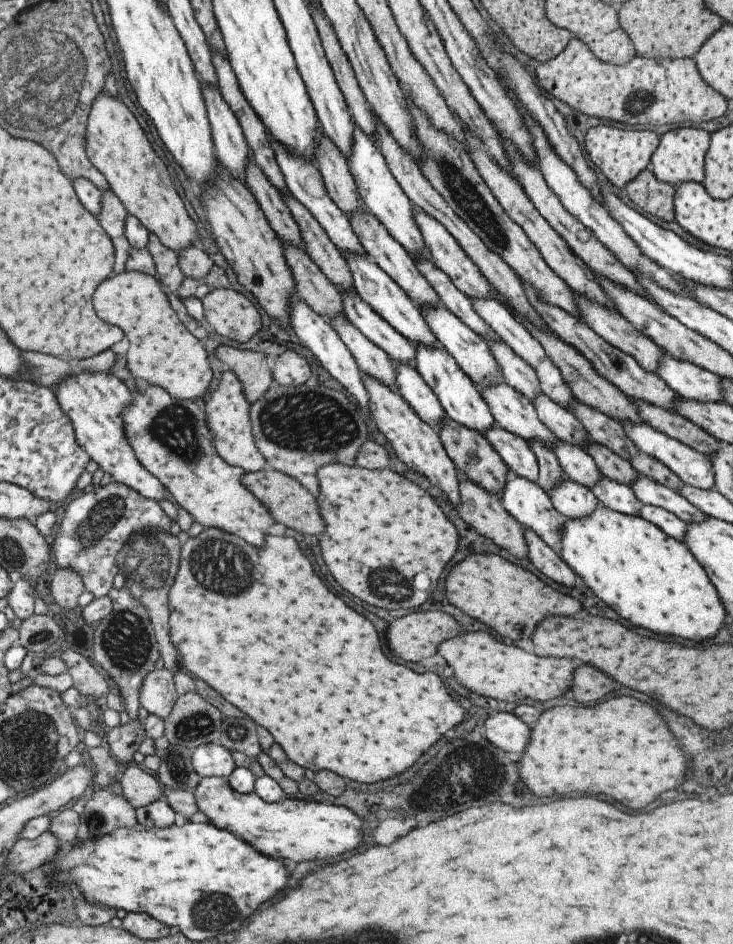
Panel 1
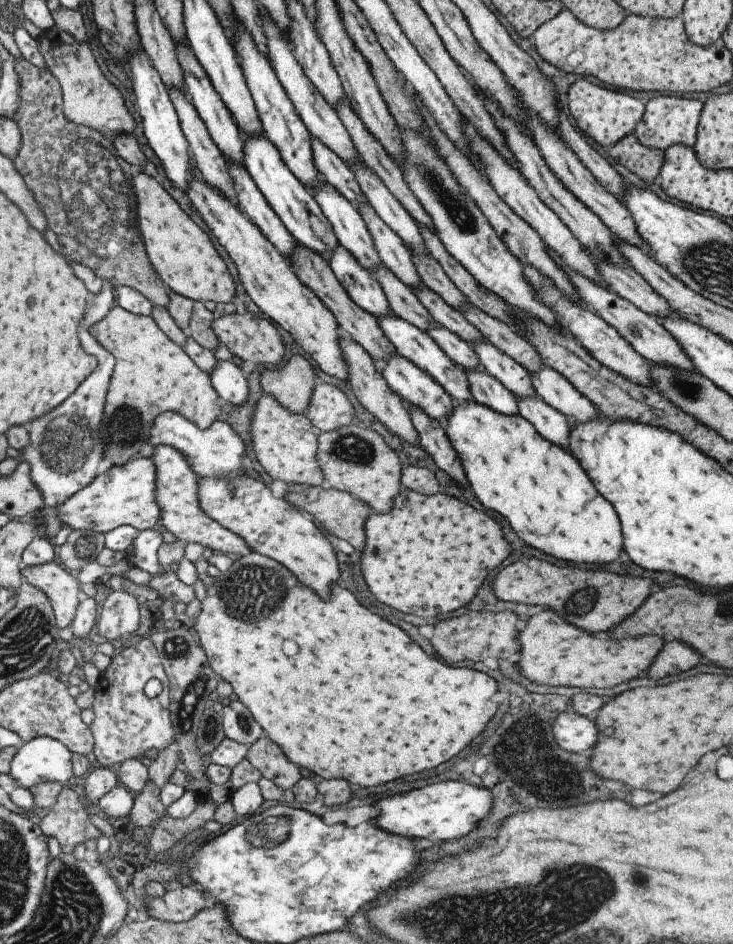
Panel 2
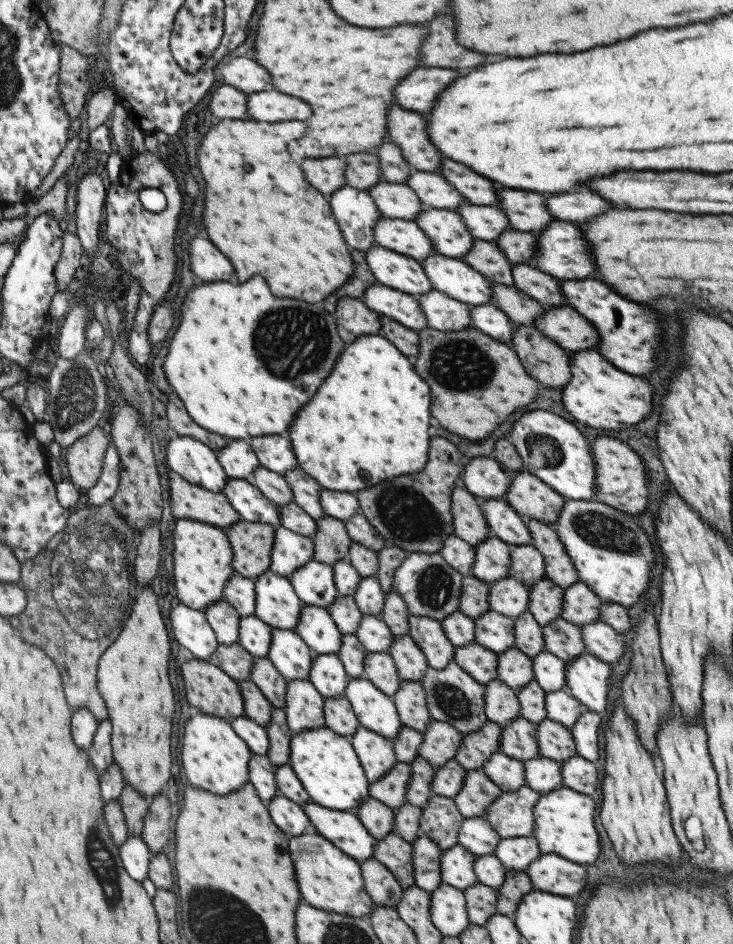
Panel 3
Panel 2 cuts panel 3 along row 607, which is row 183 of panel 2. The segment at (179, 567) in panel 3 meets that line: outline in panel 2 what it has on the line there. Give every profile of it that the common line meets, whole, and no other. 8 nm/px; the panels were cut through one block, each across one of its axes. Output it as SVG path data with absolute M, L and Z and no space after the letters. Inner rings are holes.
M197 174L190 180L186 194L192 201L197 213L202 216L212 234L228 252L239 272L242 286L254 304L266 314L270 320L280 324L292 338L302 346L306 354L314 358L321 370L348 382L348 364L342 358L342 346L338 344L343 331L340 329L334 314L324 306L324 303L297 277L291 263L284 258L274 245L254 226L245 212L224 198L218 190L208 186Z

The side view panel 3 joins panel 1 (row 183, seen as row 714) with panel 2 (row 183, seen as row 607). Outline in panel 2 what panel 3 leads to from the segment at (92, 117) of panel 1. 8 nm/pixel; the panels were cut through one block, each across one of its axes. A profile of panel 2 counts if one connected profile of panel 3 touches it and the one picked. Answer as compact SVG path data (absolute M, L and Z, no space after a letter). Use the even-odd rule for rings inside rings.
M139 172L134 176L133 182L137 198L139 232L148 258L165 286L193 301L233 301L236 297L236 285L210 237L184 213L180 204L166 192L156 178Z

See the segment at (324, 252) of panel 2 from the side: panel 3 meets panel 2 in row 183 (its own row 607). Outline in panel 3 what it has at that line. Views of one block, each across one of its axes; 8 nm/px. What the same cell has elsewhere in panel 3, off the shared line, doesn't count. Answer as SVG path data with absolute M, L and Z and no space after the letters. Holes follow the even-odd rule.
M270 570L255 581L255 615L271 627L295 630L304 603L296 594L289 578Z

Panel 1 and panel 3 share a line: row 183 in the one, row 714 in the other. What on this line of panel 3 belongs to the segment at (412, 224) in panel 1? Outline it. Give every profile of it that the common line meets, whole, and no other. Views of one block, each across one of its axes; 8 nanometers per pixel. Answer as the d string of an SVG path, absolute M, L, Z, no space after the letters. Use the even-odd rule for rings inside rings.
M364 677L350 678L345 697L364 728L390 739L398 735L403 724L396 704L392 697L378 690L375 684Z

